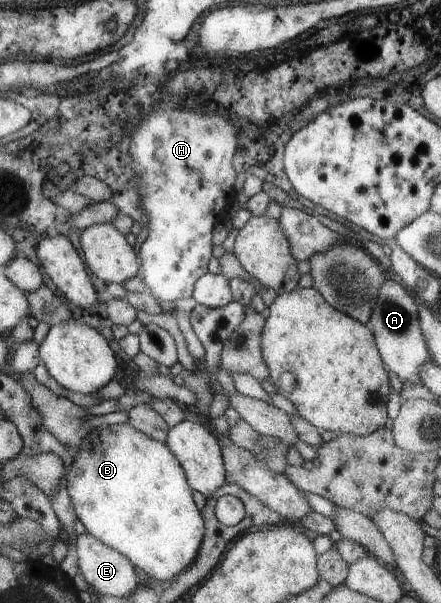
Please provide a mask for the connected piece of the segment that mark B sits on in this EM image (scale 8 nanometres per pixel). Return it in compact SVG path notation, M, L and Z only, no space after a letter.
M130 423L101 426L88 431L88 435L82 439L82 445L80 445L78 453L74 453L71 463L68 465L66 493L68 493L70 498L70 505L74 509L74 515L81 521L85 531L92 534L92 537L96 537L98 541L102 541L104 545L108 545L108 547L116 549L118 553L122 553L133 567L144 571L149 579L154 579L154 581L170 581L174 575L178 576L180 571L184 571L188 565L192 565L192 561L196 559L196 551L198 551L198 547L202 543L204 524L200 510L194 505L192 490L186 481L184 471L182 471L180 463L176 461L176 458L170 453L165 443L160 443L160 441L144 435L142 431L134 429Z

